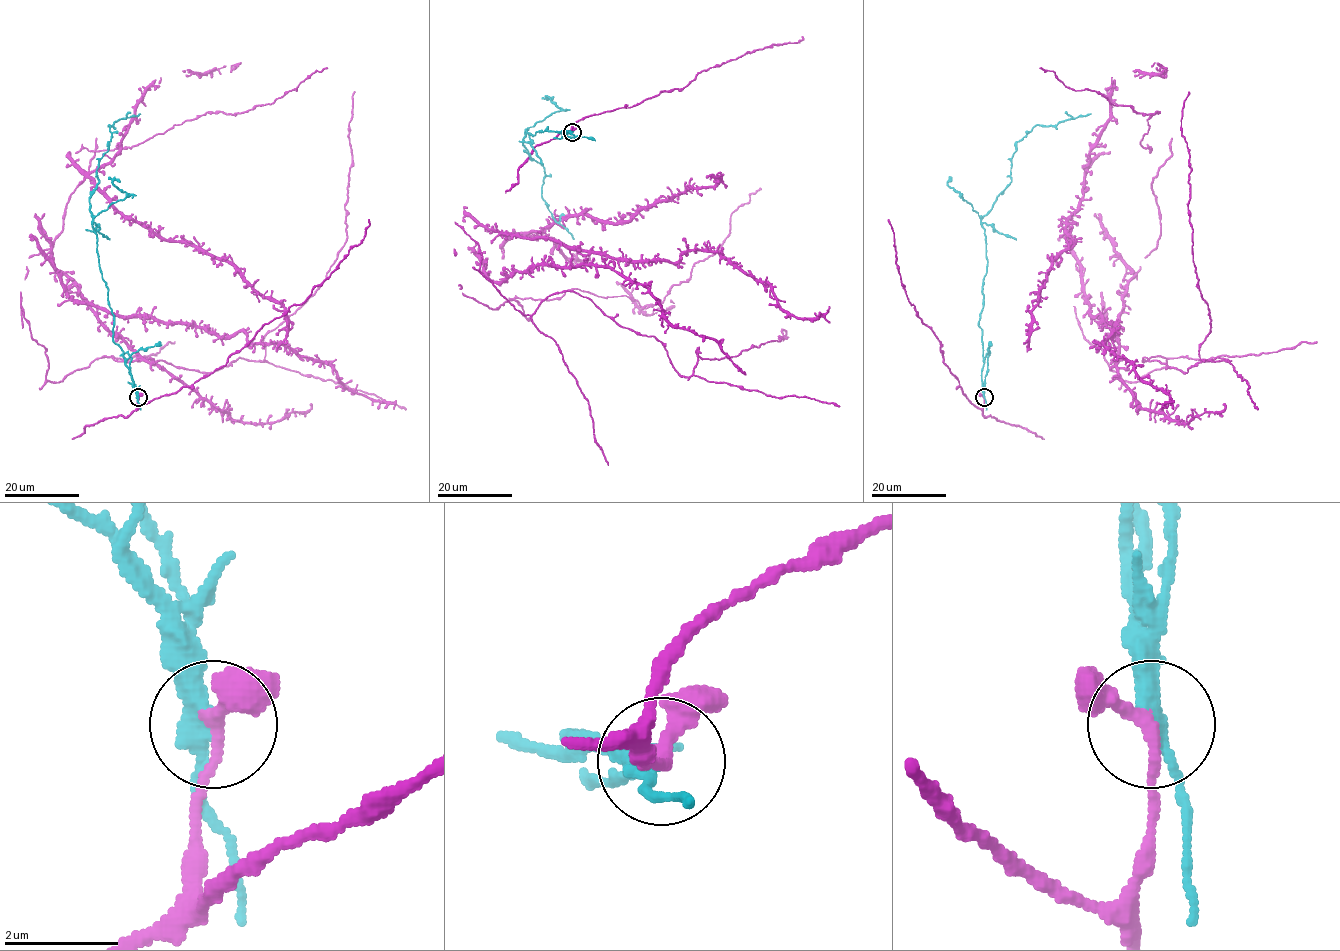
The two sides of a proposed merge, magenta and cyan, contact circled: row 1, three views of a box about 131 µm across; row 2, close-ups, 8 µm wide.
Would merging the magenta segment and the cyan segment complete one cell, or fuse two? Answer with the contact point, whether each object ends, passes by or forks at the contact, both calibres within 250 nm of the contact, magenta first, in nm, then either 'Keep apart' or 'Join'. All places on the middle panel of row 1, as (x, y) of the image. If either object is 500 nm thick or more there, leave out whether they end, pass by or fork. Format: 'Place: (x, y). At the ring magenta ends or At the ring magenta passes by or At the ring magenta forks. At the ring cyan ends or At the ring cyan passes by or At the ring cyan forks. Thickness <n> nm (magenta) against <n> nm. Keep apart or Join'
Place: (572, 132). At the ring magenta passes by. At the ring cyan passes by. Thickness 220 nm (magenta) against 300 nm. Keep apart

